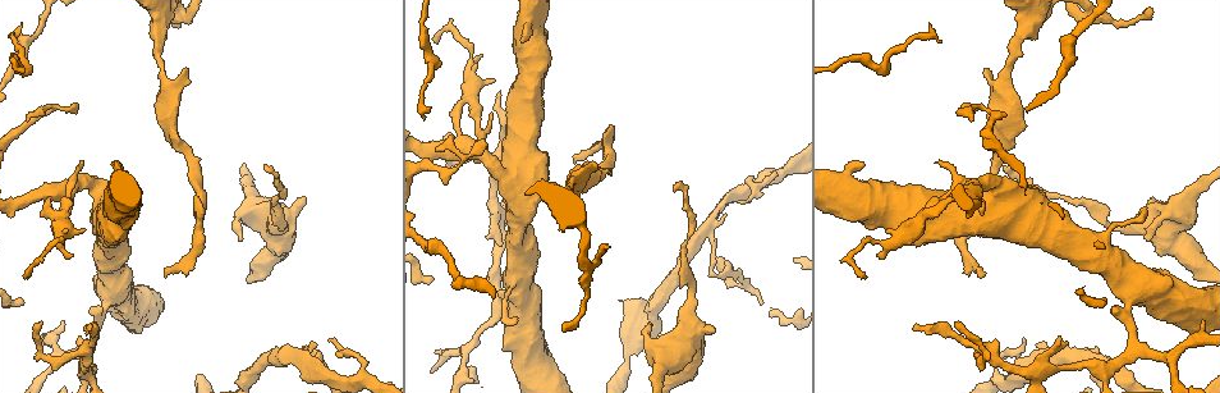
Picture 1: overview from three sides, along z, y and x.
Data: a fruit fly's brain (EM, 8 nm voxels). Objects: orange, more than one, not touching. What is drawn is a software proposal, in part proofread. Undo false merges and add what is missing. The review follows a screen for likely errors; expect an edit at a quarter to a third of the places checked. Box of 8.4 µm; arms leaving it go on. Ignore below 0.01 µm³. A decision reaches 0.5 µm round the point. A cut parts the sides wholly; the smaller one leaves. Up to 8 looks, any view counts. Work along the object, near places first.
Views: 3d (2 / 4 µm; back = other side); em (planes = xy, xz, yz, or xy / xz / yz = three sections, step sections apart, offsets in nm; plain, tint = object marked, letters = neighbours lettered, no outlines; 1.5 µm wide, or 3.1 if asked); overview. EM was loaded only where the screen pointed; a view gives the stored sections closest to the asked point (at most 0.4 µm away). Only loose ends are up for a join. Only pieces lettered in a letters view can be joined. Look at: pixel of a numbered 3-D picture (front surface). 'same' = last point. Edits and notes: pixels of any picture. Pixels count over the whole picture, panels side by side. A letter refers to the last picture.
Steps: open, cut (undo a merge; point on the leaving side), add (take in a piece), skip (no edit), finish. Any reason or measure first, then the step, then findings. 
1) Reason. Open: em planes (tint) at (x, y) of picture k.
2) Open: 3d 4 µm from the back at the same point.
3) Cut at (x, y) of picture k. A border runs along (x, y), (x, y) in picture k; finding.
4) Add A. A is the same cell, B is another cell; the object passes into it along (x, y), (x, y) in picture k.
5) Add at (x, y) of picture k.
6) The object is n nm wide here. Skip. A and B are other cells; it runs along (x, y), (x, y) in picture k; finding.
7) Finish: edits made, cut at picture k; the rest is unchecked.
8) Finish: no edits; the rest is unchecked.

Thin end. Open: em planes (letters) at (448, 135) of picture 1.

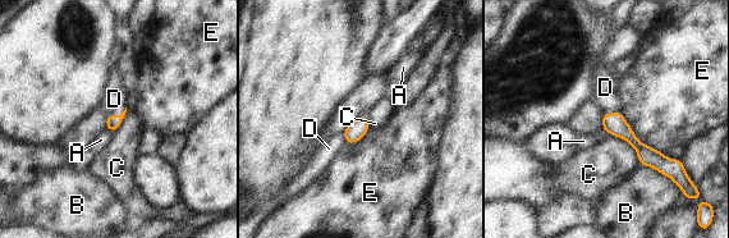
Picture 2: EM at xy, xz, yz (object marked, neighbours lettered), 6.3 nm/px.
The longest contact is with E, 380 nm. Add D. D is the same cell, A, B, C and E are other cells; the object passes into it along (113, 122), (115, 114), (114, 99) in picture 2; the neuron continues.

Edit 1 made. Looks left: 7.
Free end. Open: 3d 4 µm at (937, 163) of picture 1.

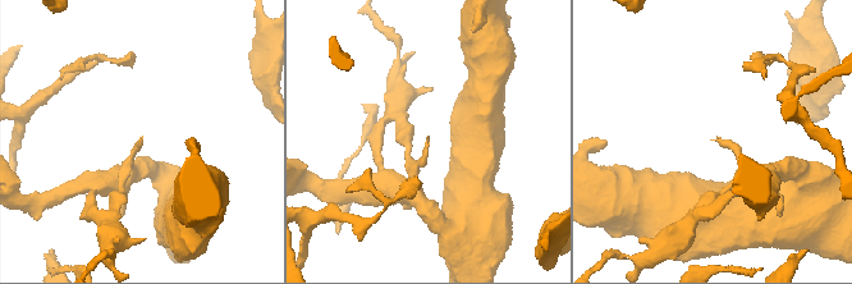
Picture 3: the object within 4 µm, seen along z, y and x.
Open: em yz step 4 (tint) at (139, 142) of picture 3.

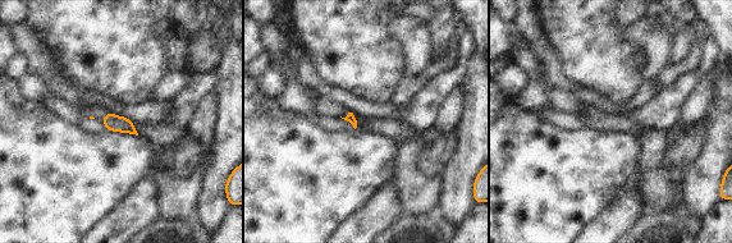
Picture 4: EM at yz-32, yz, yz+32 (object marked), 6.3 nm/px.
What lies round it. Open: em yz step 4 (letters) at the same point.

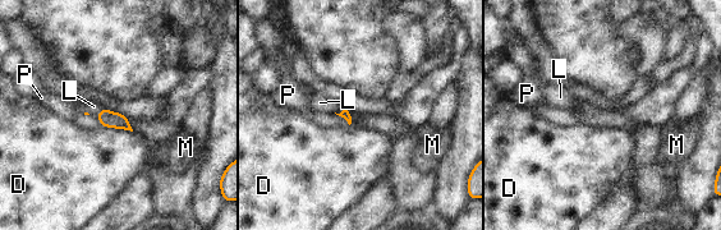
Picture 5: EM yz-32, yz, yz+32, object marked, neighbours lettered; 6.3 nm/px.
Add L. L is the same cell, D, M and P are other cells; the object passes into it along (108, 119), (99, 113), (93, 106) in picture 5; the neuron continues.

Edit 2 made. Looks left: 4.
Free end. Open: em planes (tint) at (603, 137) of picture 1.

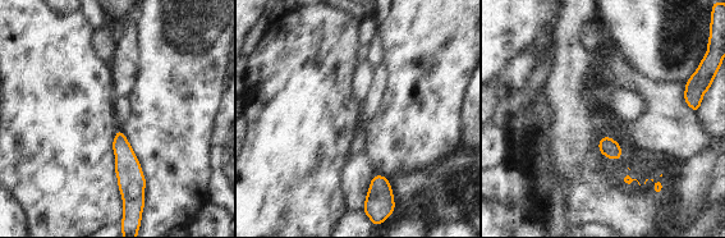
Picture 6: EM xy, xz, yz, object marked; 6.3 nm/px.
Open: em planes (letters) at the same point.

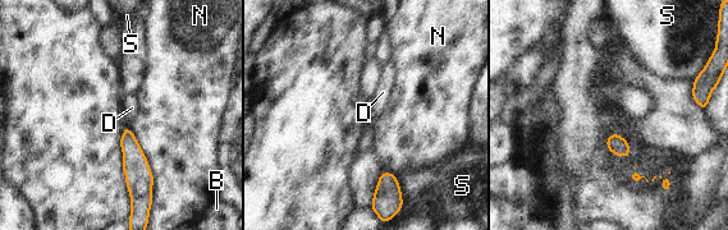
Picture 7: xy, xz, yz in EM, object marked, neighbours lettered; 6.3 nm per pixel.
The object is 120 nm wide here. Skip. B, D, N and S are other cells; none of them fits.

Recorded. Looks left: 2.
Finish: edits made, add at picture 2, add at picture 5; the rest is unchecked.

